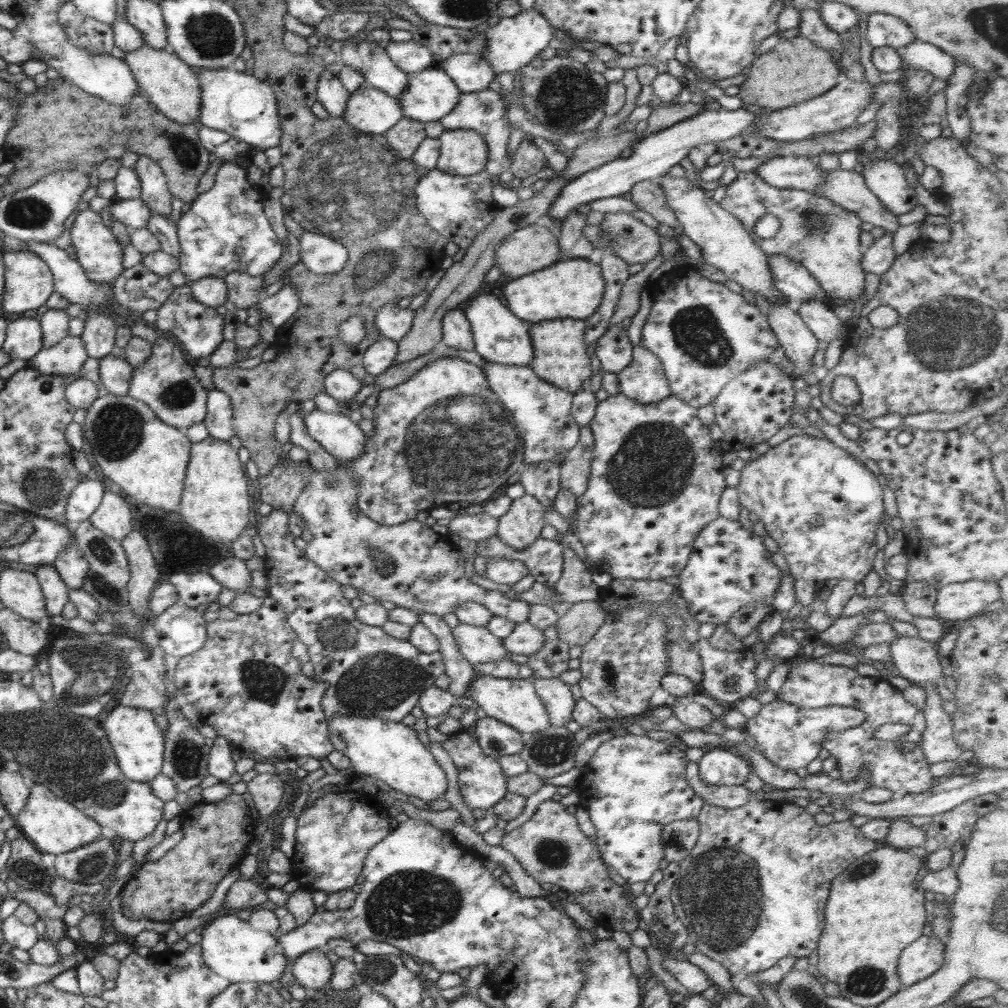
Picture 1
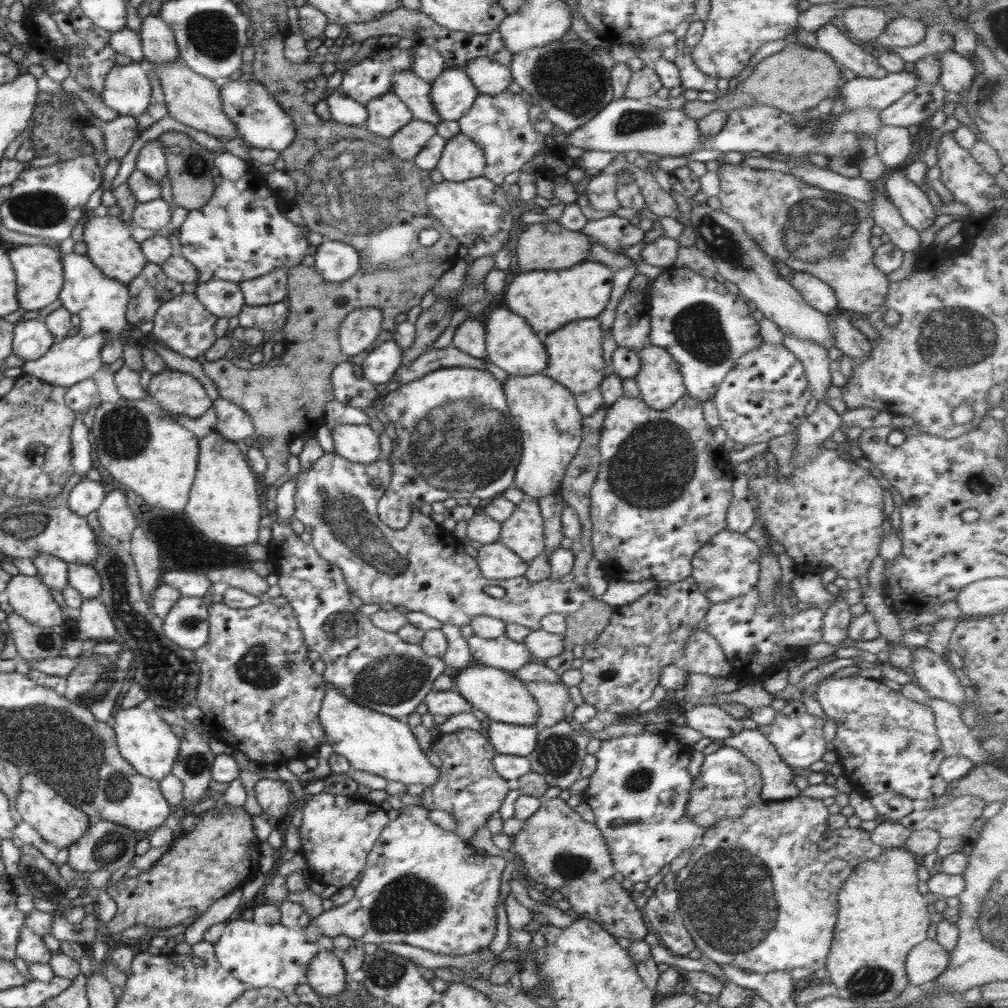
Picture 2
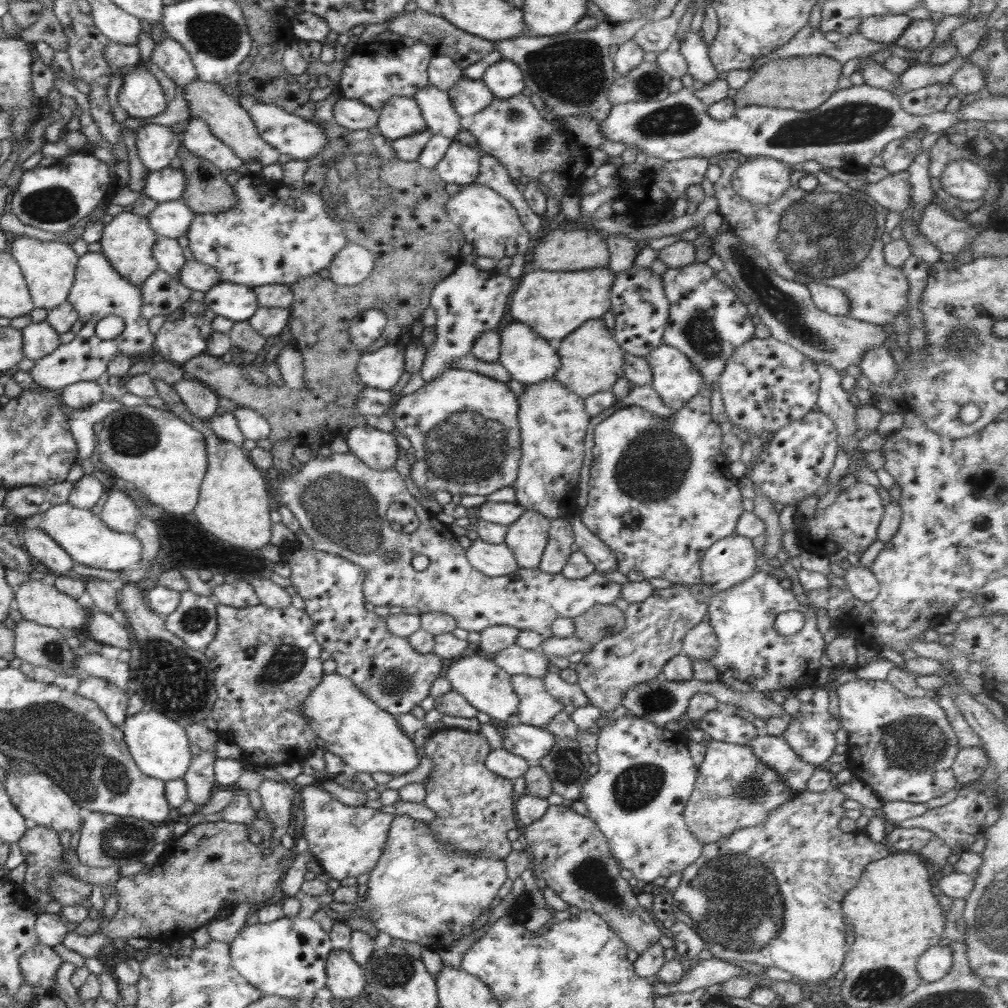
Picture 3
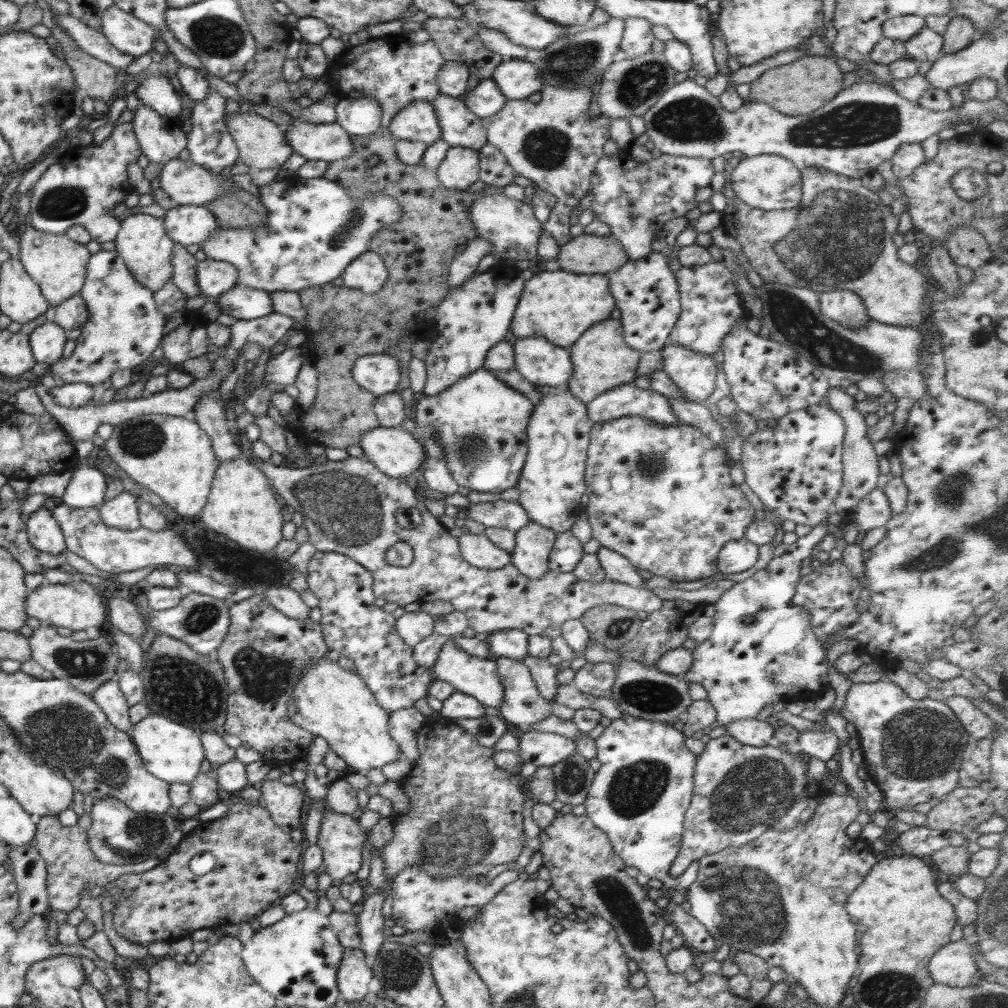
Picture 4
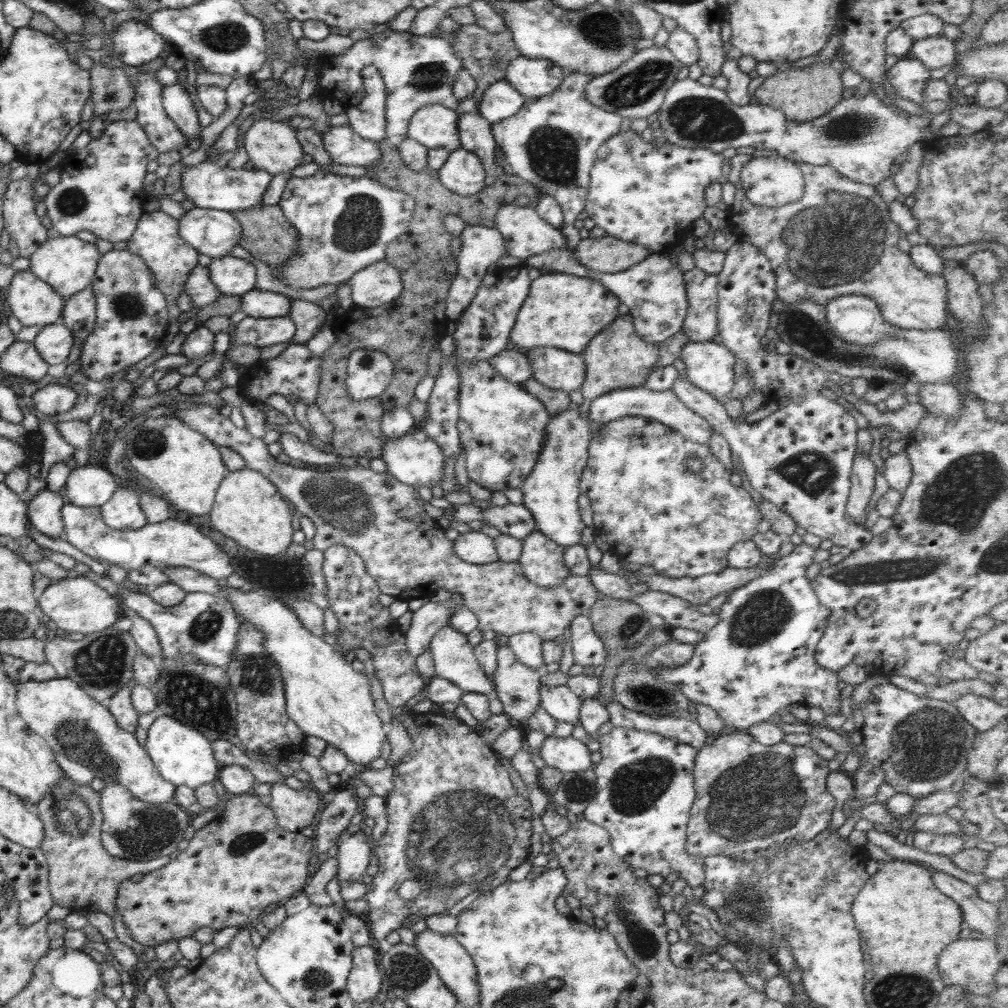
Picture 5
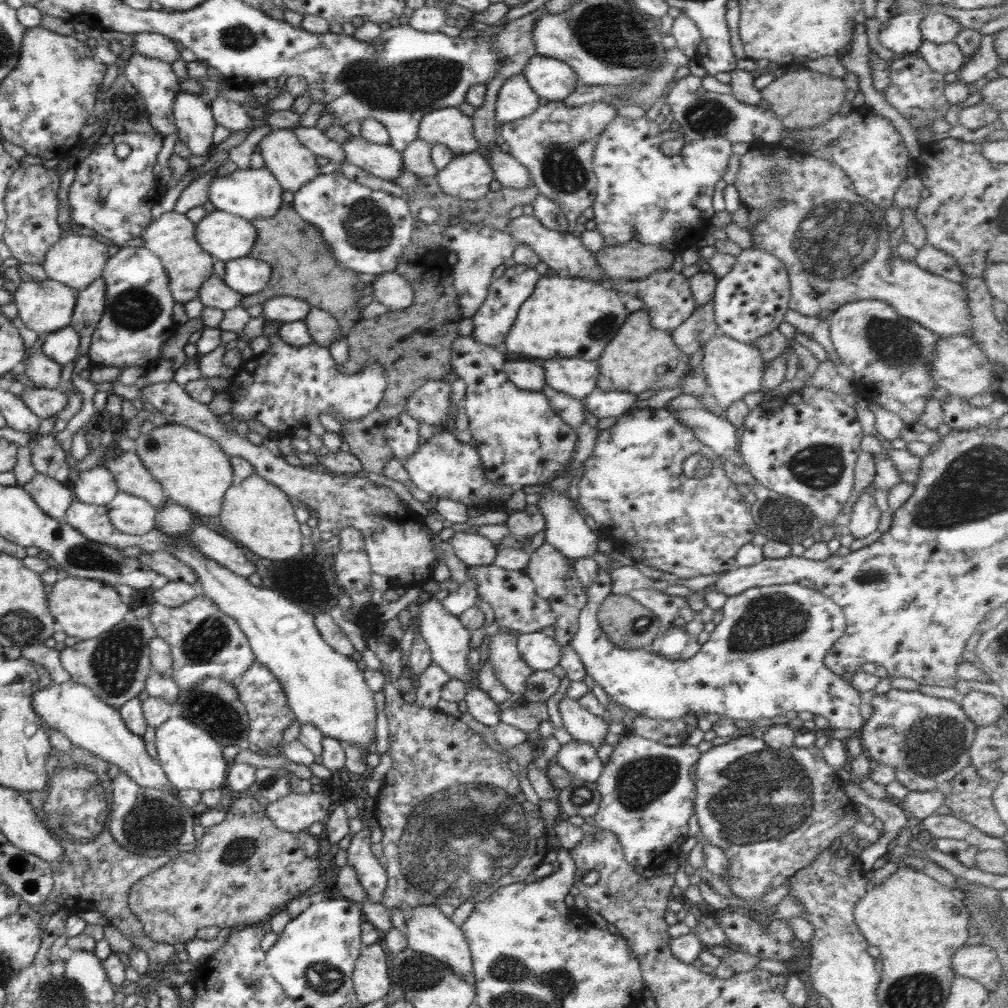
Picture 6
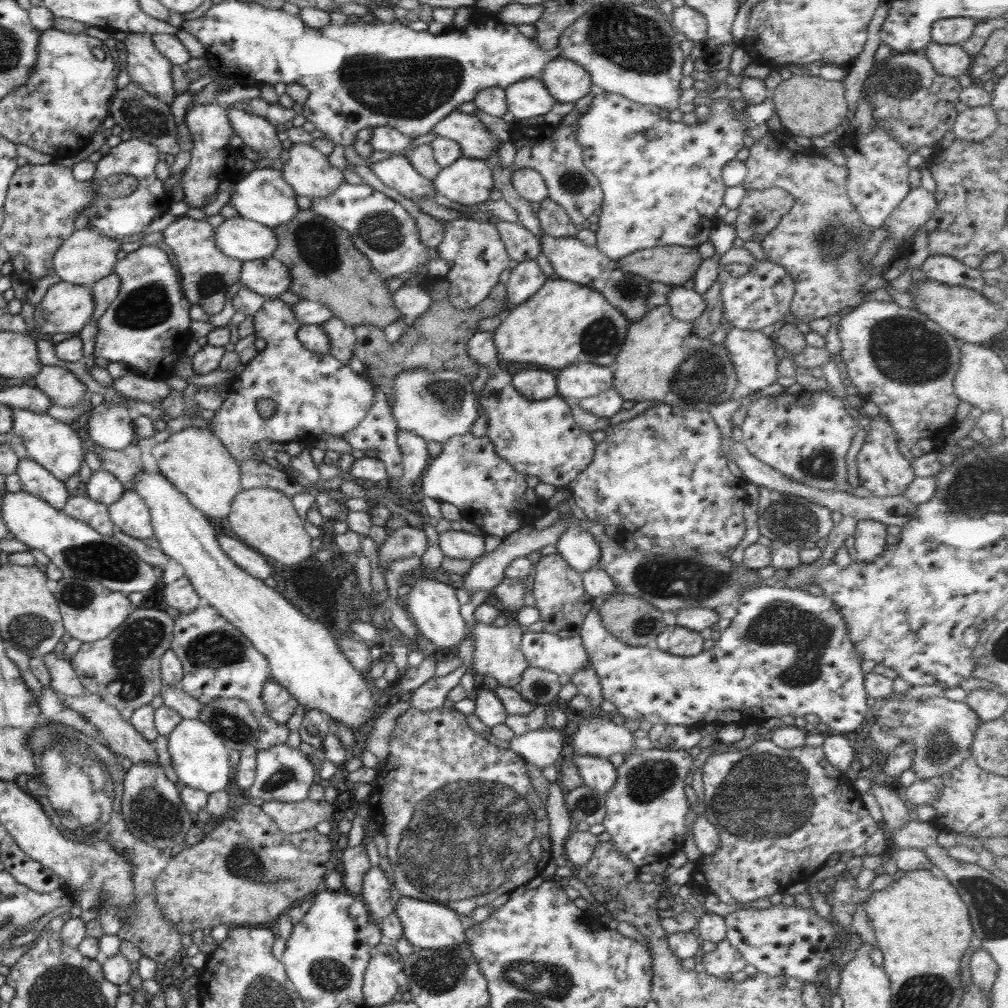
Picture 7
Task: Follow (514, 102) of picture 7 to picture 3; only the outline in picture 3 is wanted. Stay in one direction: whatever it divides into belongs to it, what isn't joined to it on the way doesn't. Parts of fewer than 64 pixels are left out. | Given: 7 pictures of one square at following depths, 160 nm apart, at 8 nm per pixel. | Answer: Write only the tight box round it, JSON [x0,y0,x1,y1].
[448,77,496,117]

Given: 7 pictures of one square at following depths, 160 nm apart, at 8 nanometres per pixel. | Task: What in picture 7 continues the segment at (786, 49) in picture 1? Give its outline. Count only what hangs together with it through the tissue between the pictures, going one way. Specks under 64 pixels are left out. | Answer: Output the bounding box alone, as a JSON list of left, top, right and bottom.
[770,73,848,136]

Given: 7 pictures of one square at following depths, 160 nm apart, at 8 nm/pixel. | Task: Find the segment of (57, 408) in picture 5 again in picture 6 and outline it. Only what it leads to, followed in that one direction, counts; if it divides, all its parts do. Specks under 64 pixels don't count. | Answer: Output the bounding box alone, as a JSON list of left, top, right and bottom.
[20,386,68,419]

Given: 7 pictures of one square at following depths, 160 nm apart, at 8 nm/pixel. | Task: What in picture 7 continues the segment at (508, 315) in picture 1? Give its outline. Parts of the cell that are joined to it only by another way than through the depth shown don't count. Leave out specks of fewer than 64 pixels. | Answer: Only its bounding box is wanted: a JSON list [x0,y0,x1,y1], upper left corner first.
[557,363,613,399]

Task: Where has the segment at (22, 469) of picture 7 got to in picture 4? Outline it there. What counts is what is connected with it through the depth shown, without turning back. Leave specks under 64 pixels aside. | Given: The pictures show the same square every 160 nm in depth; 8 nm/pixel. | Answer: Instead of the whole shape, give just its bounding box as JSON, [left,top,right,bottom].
[27,506,65,556]

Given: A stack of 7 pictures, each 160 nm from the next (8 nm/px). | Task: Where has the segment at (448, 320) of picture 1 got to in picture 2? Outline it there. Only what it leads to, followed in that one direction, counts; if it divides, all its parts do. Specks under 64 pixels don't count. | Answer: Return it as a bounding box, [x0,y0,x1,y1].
[452,319,486,359]

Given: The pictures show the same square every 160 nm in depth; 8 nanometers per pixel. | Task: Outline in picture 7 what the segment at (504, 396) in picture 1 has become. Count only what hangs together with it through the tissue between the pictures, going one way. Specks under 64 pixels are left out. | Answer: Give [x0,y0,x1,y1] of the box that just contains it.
[555,526,601,573]

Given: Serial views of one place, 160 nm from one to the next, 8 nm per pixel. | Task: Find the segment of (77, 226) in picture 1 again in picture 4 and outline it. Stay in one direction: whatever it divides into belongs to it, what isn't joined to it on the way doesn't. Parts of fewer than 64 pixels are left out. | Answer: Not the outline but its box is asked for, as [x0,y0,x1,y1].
[113,213,176,291]

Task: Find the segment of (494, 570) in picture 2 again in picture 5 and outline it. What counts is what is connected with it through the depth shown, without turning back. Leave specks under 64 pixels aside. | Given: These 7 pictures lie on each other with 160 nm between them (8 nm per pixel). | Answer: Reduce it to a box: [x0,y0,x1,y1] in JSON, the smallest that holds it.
[453,529,499,564]

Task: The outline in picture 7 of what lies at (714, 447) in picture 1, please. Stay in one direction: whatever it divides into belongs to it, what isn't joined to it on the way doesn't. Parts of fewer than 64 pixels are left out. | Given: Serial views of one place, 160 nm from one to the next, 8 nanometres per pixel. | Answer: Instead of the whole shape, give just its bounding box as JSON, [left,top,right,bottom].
[570,403,749,556]

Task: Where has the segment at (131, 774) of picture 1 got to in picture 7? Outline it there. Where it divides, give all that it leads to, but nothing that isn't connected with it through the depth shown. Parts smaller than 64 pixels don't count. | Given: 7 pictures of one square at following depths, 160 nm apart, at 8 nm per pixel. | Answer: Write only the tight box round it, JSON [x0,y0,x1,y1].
[168,719,233,793]

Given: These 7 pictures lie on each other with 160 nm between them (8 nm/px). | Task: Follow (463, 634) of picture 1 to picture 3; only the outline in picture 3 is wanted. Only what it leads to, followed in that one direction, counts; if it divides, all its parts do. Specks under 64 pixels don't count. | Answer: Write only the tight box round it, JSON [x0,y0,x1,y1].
[492,644,549,678]

